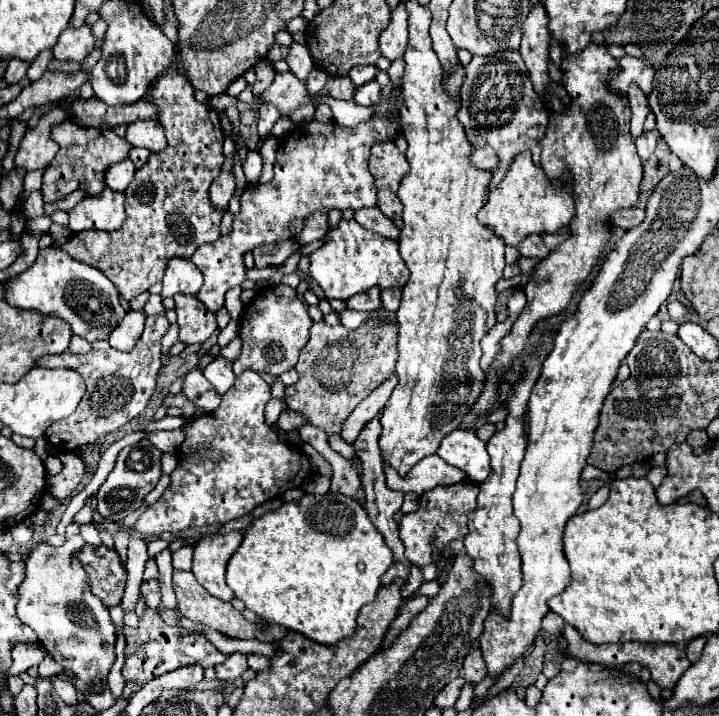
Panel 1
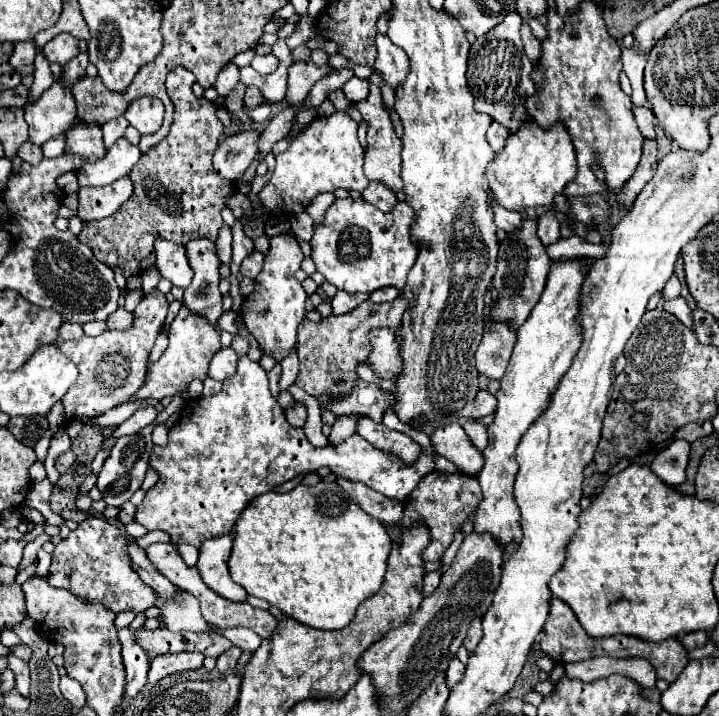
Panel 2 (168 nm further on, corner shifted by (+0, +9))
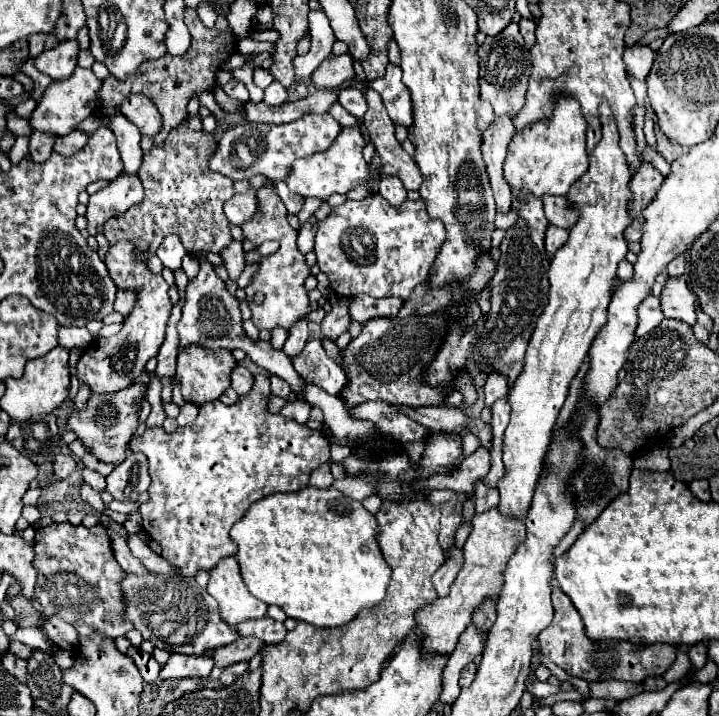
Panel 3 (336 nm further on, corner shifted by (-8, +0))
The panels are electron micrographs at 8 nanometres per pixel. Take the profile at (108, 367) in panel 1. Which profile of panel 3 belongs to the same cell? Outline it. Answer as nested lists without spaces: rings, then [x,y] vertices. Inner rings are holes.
[[[115,242],[105,254],[105,266],[117,290],[133,290],[137,294],[137,302],[133,310],[127,314],[121,330],[111,338],[101,338],[97,342],[91,342],[77,362],[79,380],[85,382],[95,394],[109,394],[123,390],[141,376],[141,372],[145,370],[145,362],[159,352],[165,340],[165,326],[171,314],[167,282],[163,280],[161,274],[153,274],[147,268],[147,264],[135,258],[135,248],[131,246],[131,242],[119,242],[119,244]]]

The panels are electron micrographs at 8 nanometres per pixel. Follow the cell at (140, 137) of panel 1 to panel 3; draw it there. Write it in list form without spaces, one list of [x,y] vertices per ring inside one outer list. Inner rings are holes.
[[[131,94],[131,98],[127,98],[127,102],[123,102],[123,106],[119,106],[119,110],[123,114],[127,114],[127,118],[139,126],[143,136],[155,136],[161,128],[161,116],[155,108],[155,104],[151,102],[151,98],[143,96],[143,94]]]

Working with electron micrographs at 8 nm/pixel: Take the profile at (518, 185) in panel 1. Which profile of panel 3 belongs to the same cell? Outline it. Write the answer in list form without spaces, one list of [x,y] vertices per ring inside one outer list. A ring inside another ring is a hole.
[[[551,94],[553,114],[545,120],[531,122],[531,126],[517,130],[509,142],[509,152],[503,164],[505,180],[511,186],[515,198],[525,200],[527,194],[541,198],[543,194],[565,196],[573,182],[577,182],[589,168],[589,154],[585,146],[587,122],[581,114],[579,102],[569,94]]]

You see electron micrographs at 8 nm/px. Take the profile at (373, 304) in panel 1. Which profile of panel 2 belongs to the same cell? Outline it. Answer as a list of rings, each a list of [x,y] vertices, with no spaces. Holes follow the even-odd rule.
[[[337,291],[337,295],[331,299],[331,307],[335,315],[343,315],[349,313],[351,309],[355,309],[357,305],[361,305],[363,301],[367,301],[367,293],[347,293],[347,291]]]

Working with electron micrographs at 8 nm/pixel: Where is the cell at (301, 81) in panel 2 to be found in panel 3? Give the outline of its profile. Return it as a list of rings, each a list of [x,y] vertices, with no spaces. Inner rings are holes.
[[[341,54],[341,56],[325,58],[323,64],[313,72],[311,82],[317,88],[337,88],[353,78],[355,78],[353,58],[349,54]]]

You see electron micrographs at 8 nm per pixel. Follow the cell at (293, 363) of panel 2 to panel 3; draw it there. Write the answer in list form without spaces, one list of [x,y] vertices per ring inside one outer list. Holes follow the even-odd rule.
[[[303,318],[303,322],[297,322],[295,326],[291,326],[289,338],[287,338],[285,346],[283,346],[283,352],[287,356],[299,354],[303,350],[303,346],[305,346],[307,338],[309,338],[309,334],[307,334],[307,318]]]

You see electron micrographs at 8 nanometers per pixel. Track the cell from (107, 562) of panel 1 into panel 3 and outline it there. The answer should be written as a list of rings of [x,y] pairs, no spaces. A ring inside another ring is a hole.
[[[69,522],[49,524],[35,532],[33,550],[35,550],[33,566],[37,570],[35,596],[43,608],[43,618],[59,616],[65,622],[69,622],[77,630],[79,636],[101,632],[107,638],[117,638],[117,636],[125,636],[133,628],[131,622],[123,620],[123,590],[119,588],[123,572],[111,552],[105,526],[99,524],[93,528],[85,528],[83,524],[73,526]]]

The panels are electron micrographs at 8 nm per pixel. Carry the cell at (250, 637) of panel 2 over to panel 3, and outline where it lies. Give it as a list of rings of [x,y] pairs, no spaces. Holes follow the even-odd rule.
[[[123,574],[121,590],[125,594],[125,616],[135,630],[141,632],[143,640],[151,640],[157,648],[167,648],[169,652],[203,656],[211,654],[213,648],[231,644],[239,638],[219,616],[217,602],[211,594],[183,574]]]

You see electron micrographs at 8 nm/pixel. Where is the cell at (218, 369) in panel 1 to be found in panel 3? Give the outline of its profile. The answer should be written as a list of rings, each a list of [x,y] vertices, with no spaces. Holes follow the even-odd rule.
[[[235,366],[233,374],[231,374],[231,388],[233,388],[239,396],[249,394],[251,388],[253,388],[253,382],[255,382],[255,378],[253,378],[253,374],[251,374],[247,368]]]

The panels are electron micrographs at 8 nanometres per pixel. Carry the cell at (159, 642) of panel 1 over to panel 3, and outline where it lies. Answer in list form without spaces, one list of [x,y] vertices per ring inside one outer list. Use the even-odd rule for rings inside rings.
[[[239,636],[233,644],[227,644],[227,646],[221,646],[221,648],[215,648],[213,650],[213,660],[219,668],[223,666],[229,666],[229,664],[237,664],[237,662],[249,662],[255,654],[259,654],[261,650],[261,642],[259,638],[245,638],[245,636]]]

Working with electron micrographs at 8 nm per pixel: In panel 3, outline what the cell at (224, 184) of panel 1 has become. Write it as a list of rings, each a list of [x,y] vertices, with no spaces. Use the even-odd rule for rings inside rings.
[[[307,114],[307,118],[299,118],[289,124],[263,124],[263,122],[239,122],[229,126],[223,136],[217,140],[217,150],[209,158],[209,168],[213,172],[219,172],[223,176],[229,176],[231,180],[249,180],[251,176],[265,176],[269,180],[287,180],[287,174],[291,174],[291,166],[297,158],[311,156],[315,152],[327,150],[333,140],[339,136],[341,124],[333,120],[333,116],[327,114]]]

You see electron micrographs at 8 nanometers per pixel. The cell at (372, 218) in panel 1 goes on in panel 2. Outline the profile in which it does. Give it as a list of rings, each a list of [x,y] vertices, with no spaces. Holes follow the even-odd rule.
[[[371,183],[361,195],[367,203],[375,205],[383,213],[389,213],[393,209],[393,205],[397,203],[395,193],[391,189],[387,189],[383,183]]]

